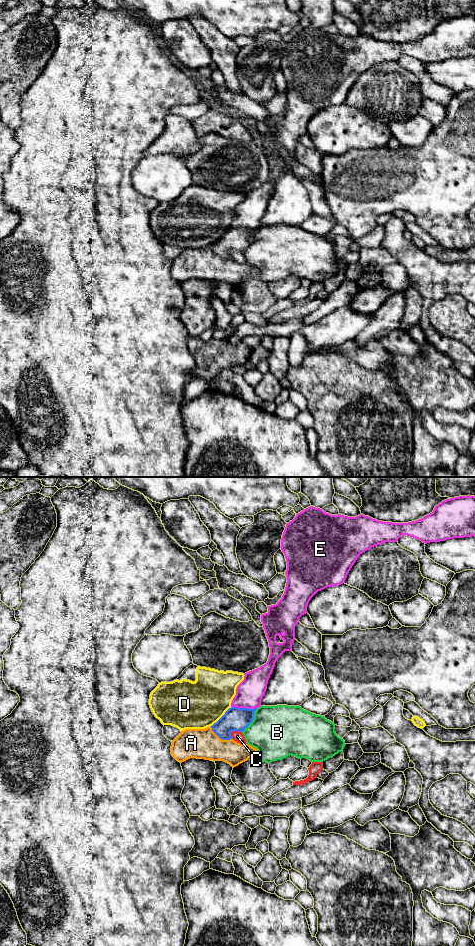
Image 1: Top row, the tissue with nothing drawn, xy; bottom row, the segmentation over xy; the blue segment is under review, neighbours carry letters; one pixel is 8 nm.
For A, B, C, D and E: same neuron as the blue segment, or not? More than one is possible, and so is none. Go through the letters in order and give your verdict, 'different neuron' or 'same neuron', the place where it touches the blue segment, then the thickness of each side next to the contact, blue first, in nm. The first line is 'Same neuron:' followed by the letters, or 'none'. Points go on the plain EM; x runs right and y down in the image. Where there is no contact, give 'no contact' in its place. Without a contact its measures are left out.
Same neuron: E
A: different neuron | xy (220, 258) | 190/240 nm
B: different neuron | xy (252, 240) | 190/420 nm
C: different neuron | xy (233, 250) | 190/80 nm
D: different neuron | xy (222, 236) | 190/380 nm
E: same neuron | xy (244, 228) | 190/220 nm

